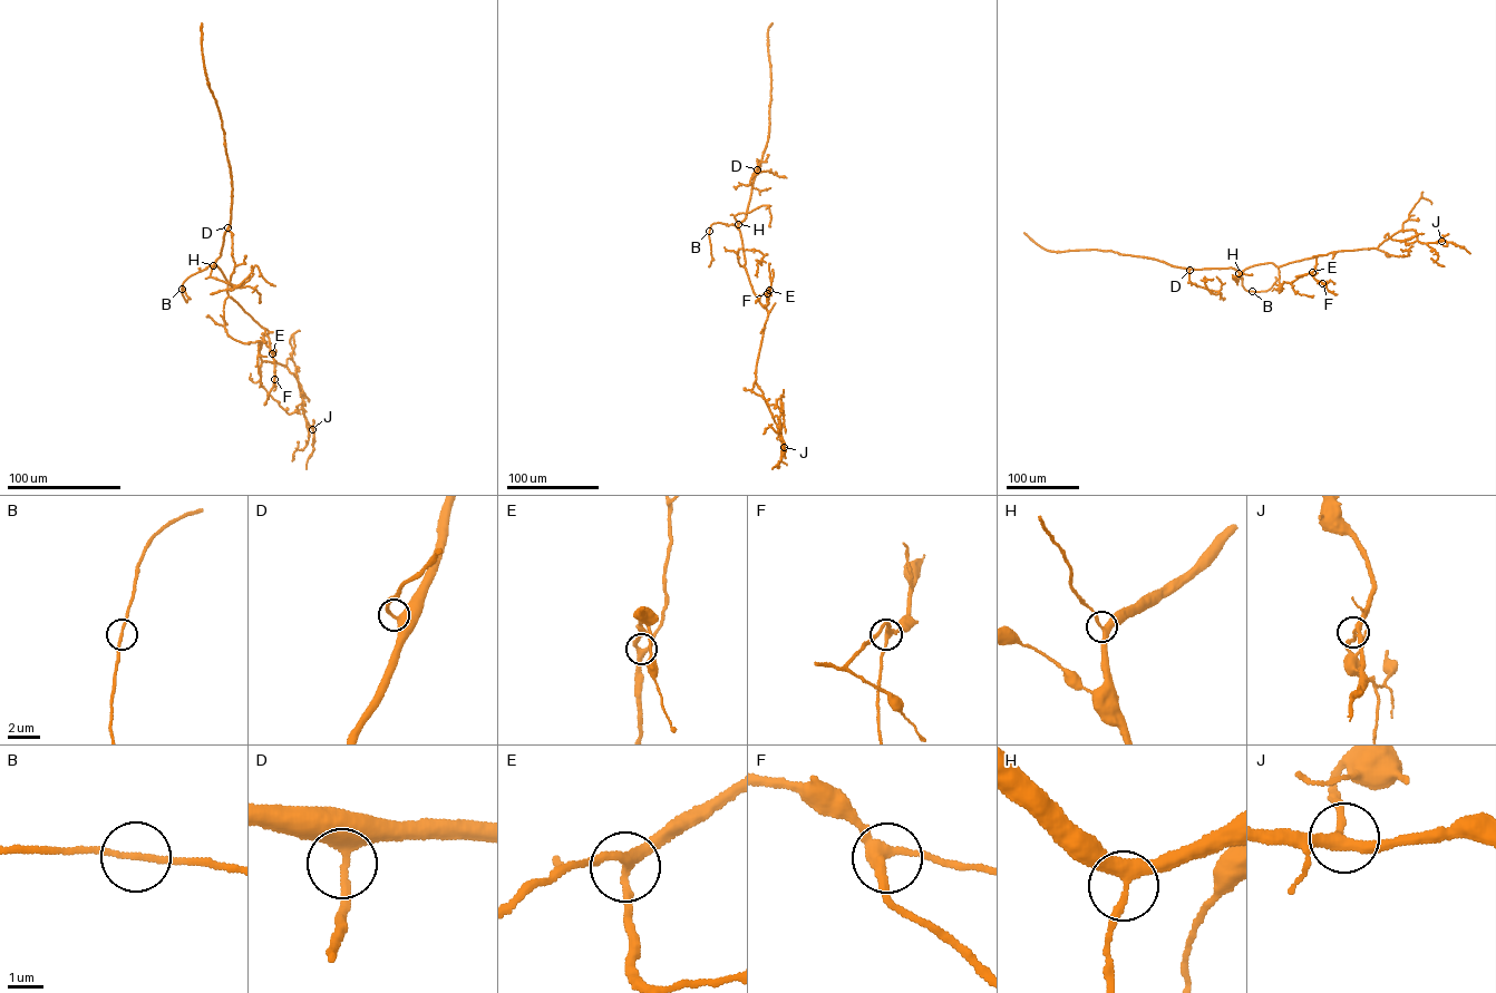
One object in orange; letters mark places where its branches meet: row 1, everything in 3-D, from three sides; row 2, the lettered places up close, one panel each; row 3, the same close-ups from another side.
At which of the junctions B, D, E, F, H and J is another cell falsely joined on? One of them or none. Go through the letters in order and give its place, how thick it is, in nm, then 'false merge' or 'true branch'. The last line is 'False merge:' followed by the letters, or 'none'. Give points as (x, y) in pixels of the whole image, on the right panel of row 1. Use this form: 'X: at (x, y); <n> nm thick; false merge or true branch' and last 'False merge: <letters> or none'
B: at (1252, 291); 160 nm thick; true branch
D: at (1190, 270); 280 nm thick; true branch
E: at (1312, 272); 240 nm thick; true branch
F: at (1322, 283); 280 nm thick; true branch
H: at (1239, 273); 320 nm thick; true branch
J: at (1441, 241); 280 nm thick; true branch
False merge: none

